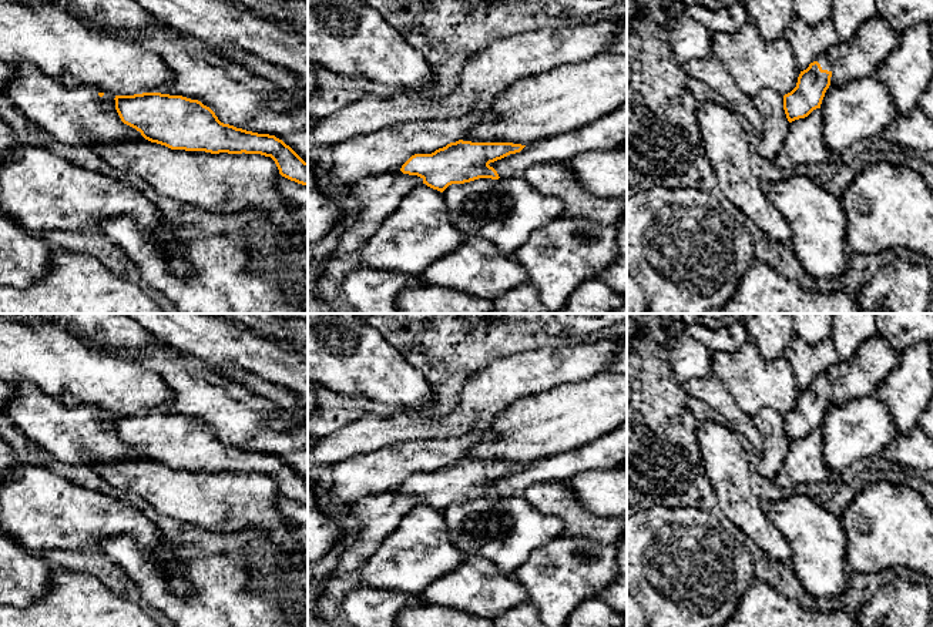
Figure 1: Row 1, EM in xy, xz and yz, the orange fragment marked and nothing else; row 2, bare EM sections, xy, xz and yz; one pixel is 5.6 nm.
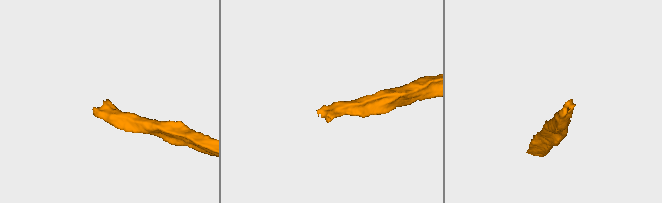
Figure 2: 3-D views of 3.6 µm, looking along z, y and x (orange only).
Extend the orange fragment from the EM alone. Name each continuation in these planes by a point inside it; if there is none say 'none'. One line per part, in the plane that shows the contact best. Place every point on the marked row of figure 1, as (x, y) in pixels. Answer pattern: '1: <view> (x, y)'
1: yz (824, 60)

